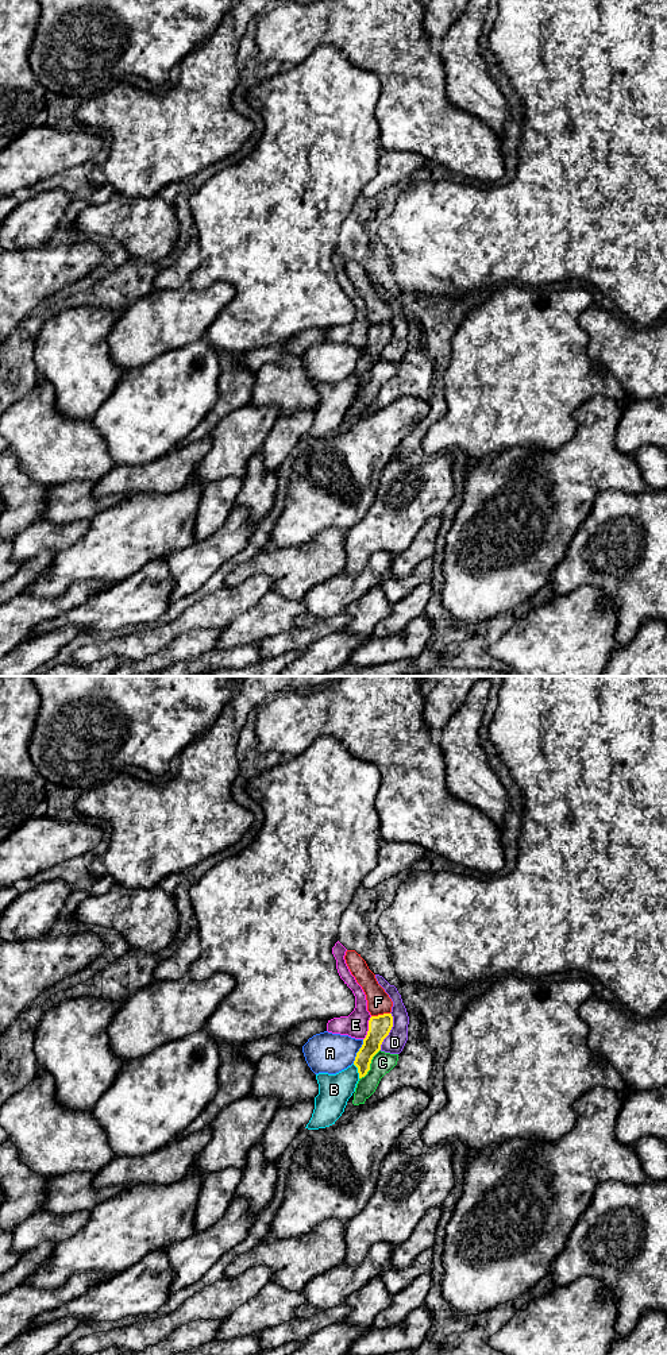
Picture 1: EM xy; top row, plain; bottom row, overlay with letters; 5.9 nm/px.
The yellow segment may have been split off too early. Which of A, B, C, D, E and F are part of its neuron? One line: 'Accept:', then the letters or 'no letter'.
Accept: no letter

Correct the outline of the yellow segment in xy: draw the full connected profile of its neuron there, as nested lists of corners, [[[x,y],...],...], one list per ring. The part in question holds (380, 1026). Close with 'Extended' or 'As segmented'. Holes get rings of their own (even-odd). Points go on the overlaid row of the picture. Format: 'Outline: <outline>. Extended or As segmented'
Outline: [[[392,1014],[370,1018],[367,1035],[354,1061],[354,1065],[358,1068],[359,1078],[365,1077],[370,1070],[371,1059],[381,1050],[381,1045],[389,1035],[392,1027]]]. As segmented

